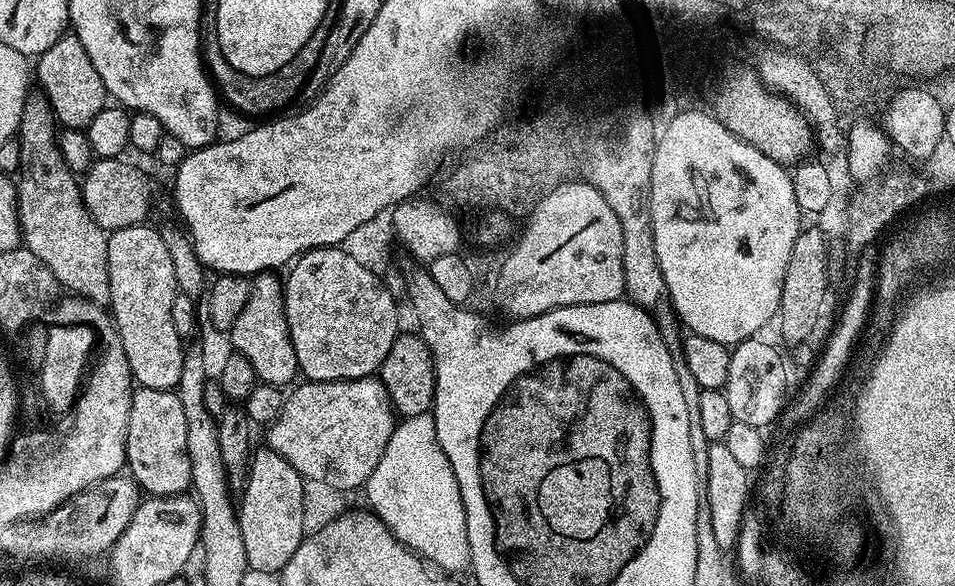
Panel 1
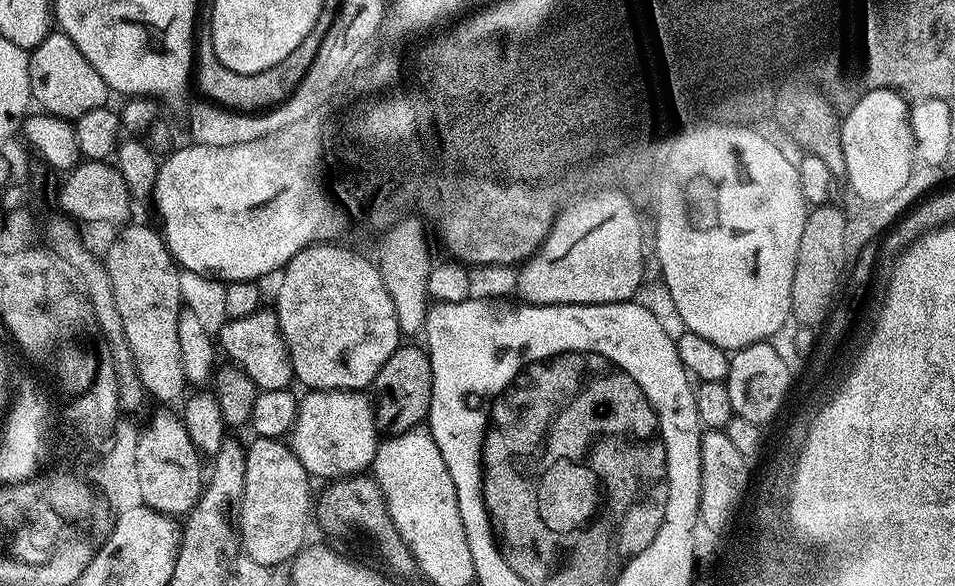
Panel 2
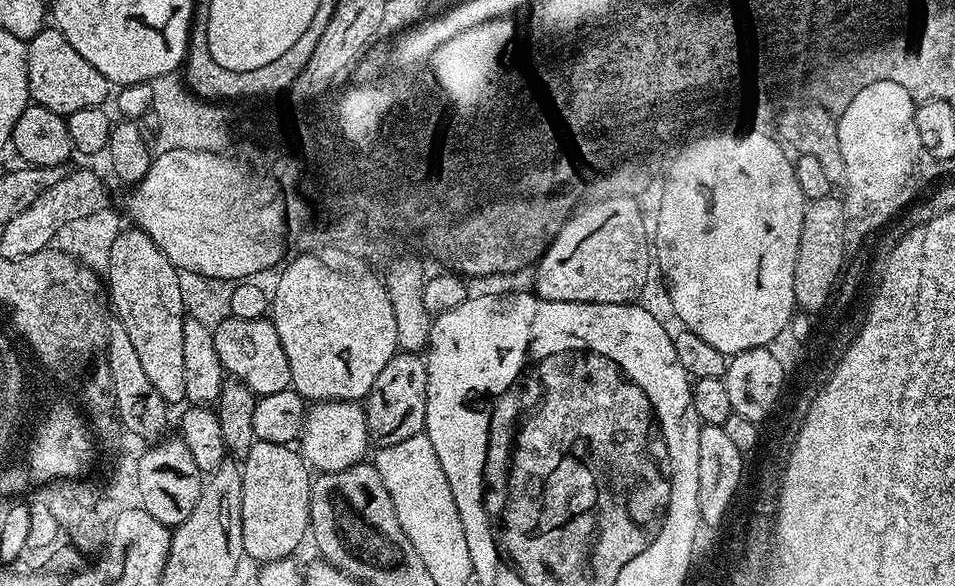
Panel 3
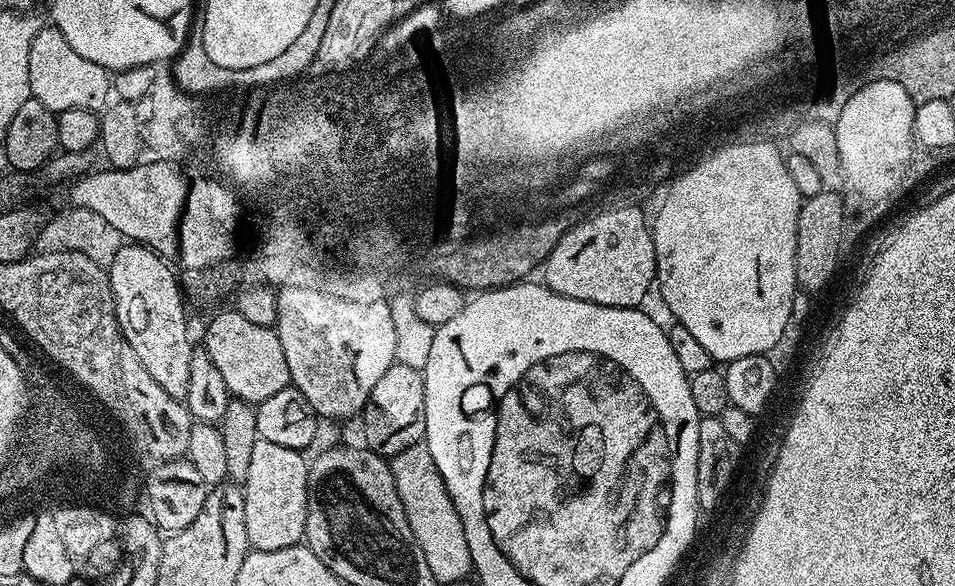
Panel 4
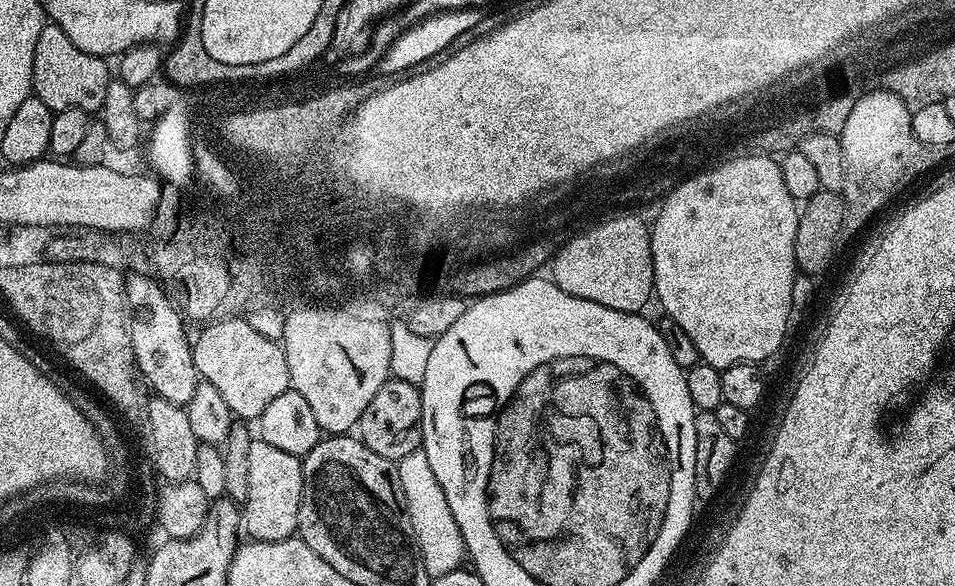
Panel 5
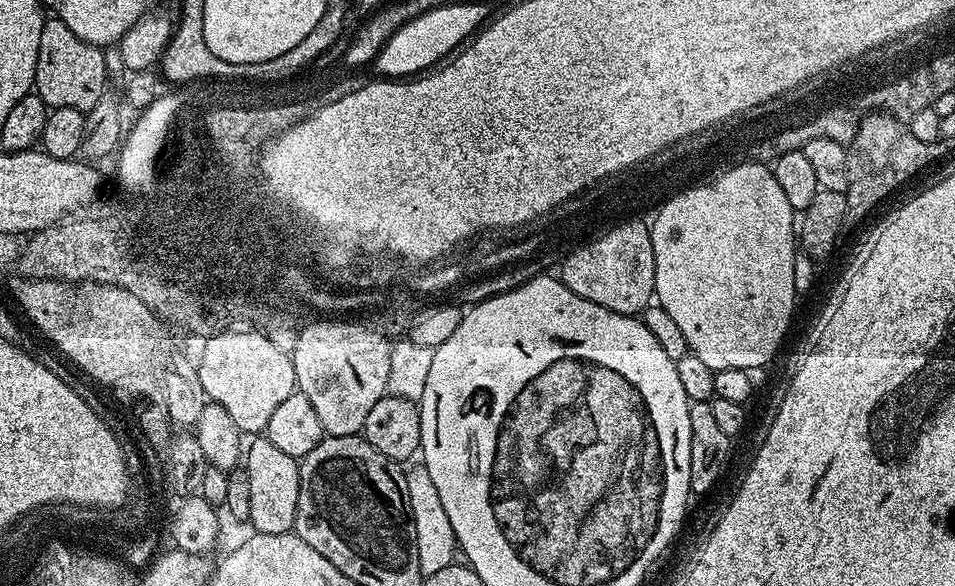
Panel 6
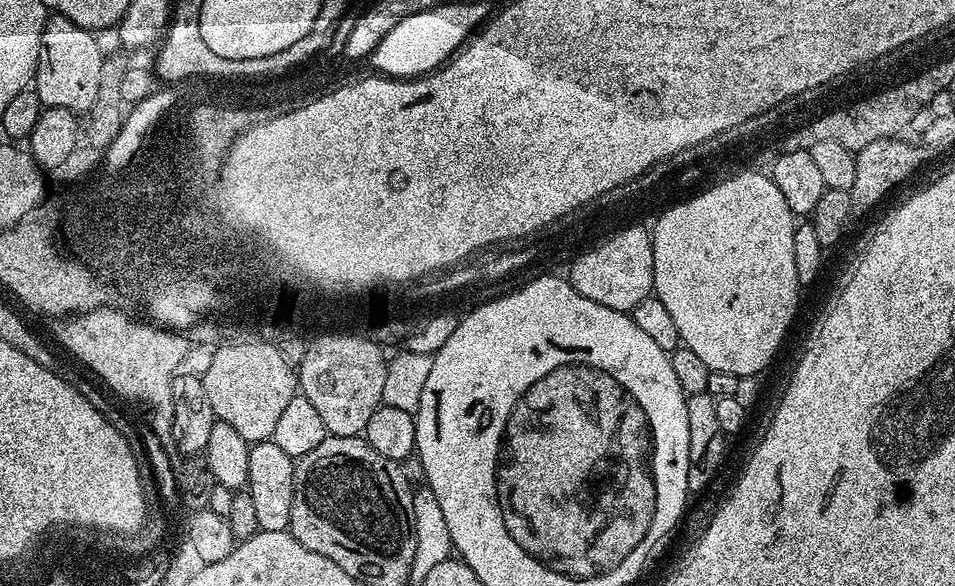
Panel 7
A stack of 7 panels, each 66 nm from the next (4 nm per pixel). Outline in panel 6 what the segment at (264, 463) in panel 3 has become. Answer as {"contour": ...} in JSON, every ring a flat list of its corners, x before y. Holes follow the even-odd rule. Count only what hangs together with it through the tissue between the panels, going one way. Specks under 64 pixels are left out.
{"contour":[[256,438,246,448,246,471,250,482,250,516,247,523,253,533,282,534,296,526,298,510,298,486,300,485,300,466,298,460,278,450,267,438]]}

